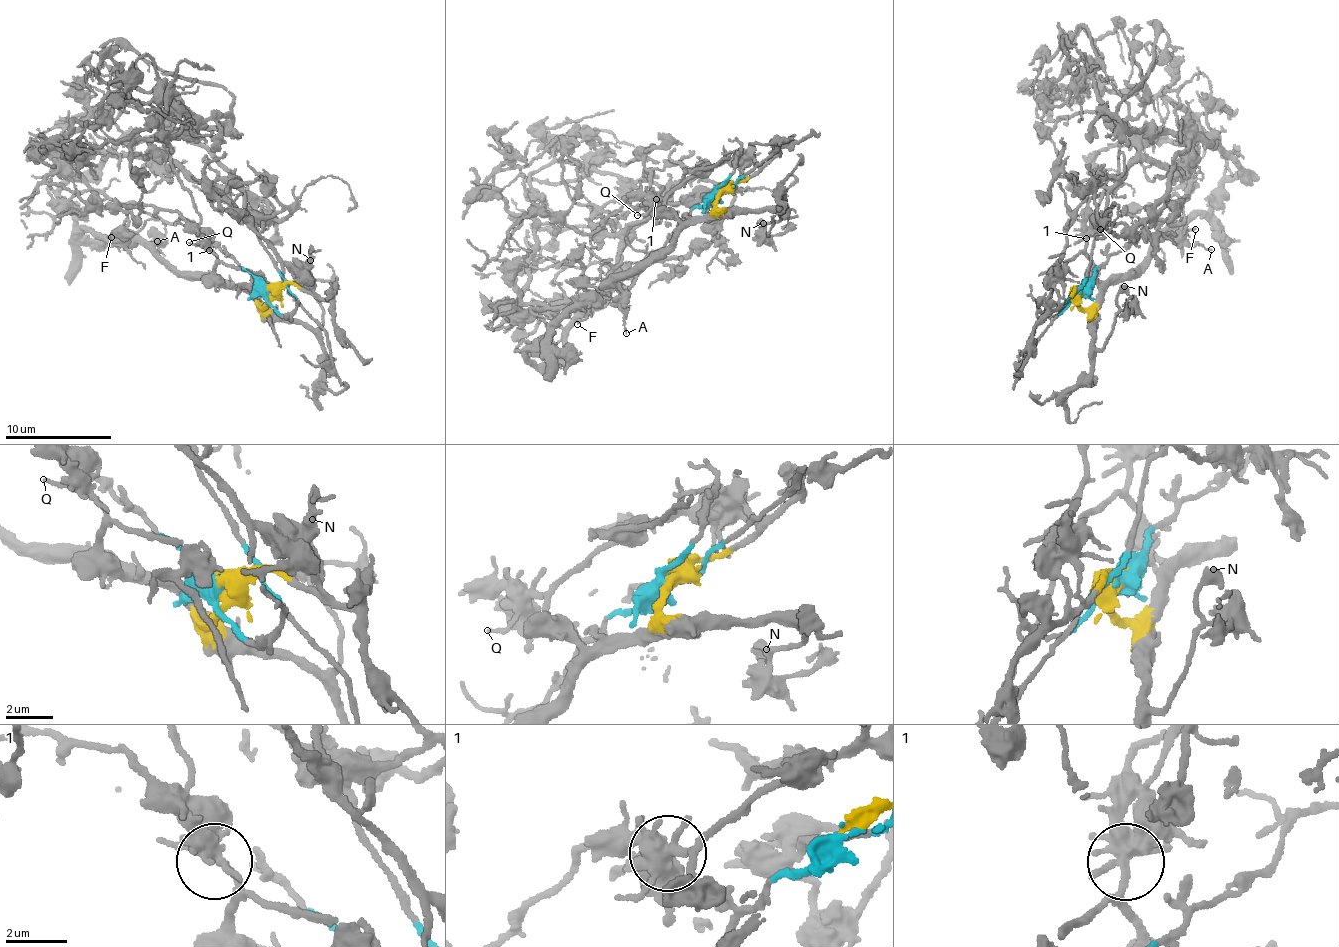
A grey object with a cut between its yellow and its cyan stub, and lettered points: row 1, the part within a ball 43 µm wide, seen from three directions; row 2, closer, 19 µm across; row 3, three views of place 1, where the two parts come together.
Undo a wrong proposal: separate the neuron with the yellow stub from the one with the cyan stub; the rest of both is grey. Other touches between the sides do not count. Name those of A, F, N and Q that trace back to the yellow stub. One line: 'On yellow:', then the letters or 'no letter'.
On yellow: A, F, N, Q

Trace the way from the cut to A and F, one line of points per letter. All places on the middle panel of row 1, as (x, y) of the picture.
A: (719, 194), (714, 210), (683, 230), (666, 248), (651, 253), (616, 280), (625, 333)
F: (719, 194), (714, 210), (683, 230), (666, 248), (602, 289), (577, 325)

